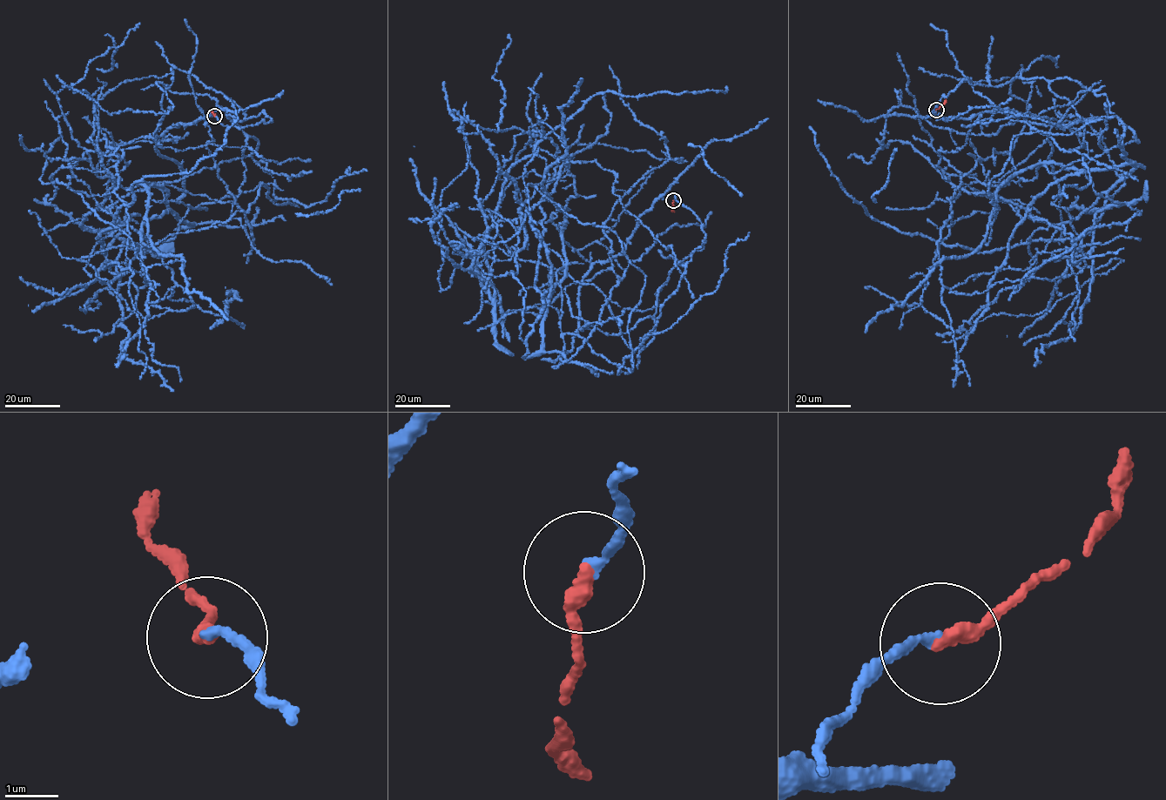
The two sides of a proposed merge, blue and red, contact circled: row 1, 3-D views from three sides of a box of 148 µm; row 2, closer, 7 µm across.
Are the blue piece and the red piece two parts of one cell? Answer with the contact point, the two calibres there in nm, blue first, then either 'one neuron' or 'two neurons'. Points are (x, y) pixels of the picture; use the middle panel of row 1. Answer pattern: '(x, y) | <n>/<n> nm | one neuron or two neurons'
(673, 200) | 130/280 nm | one neuron

